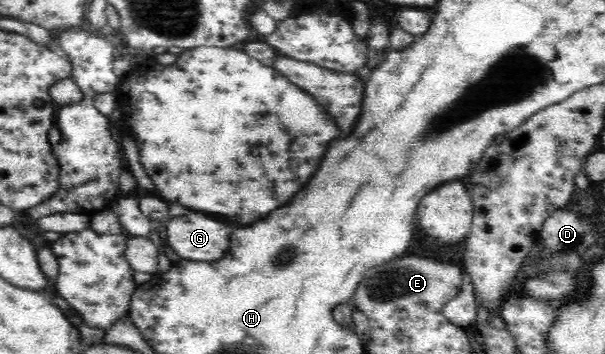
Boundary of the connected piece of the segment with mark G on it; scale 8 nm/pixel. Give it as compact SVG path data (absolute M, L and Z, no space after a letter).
M189 212L166 221L166 244L190 261L208 262L222 258L230 248L232 228L216 218Z

